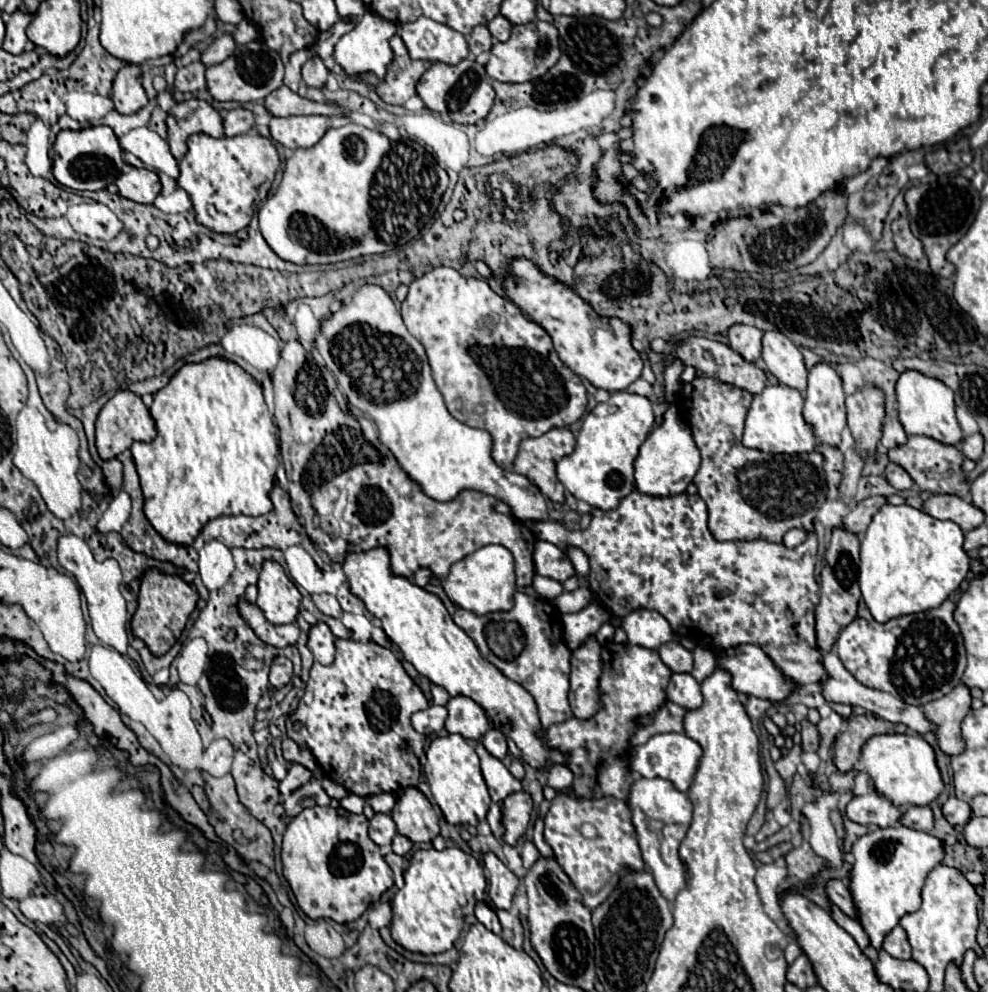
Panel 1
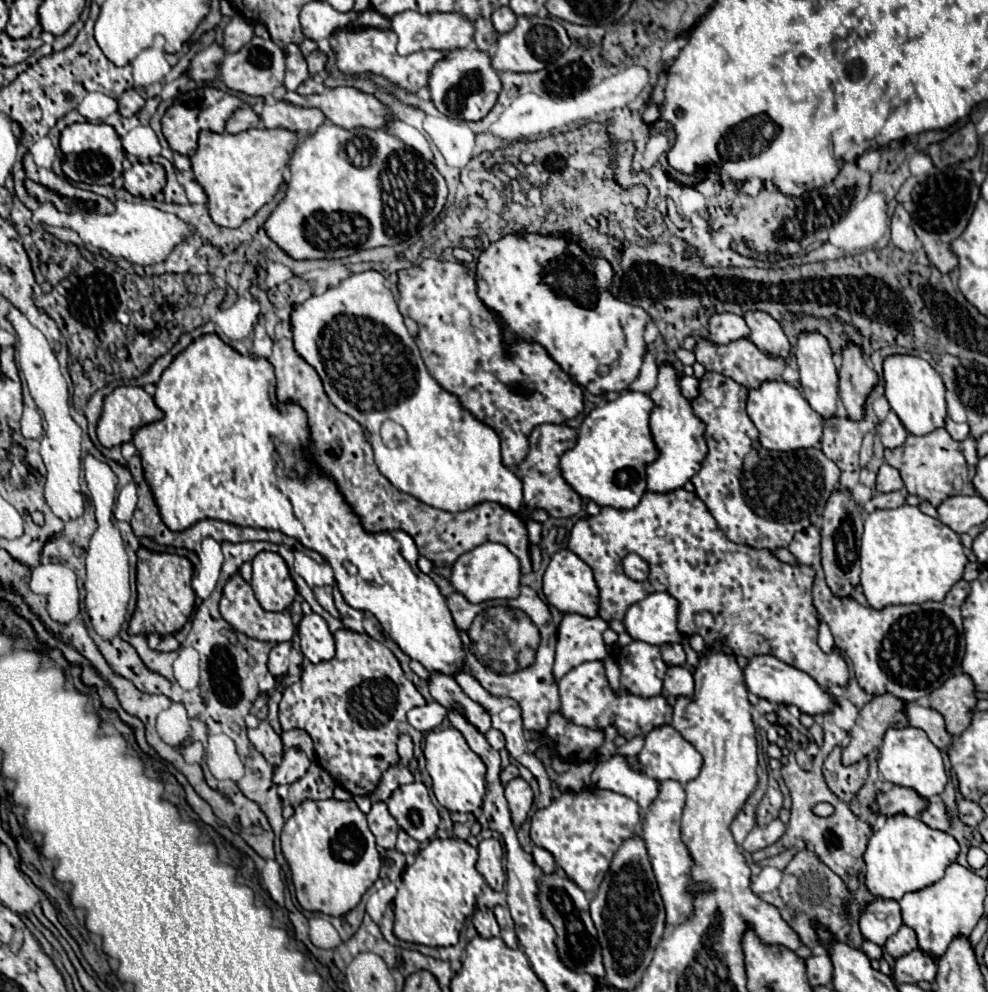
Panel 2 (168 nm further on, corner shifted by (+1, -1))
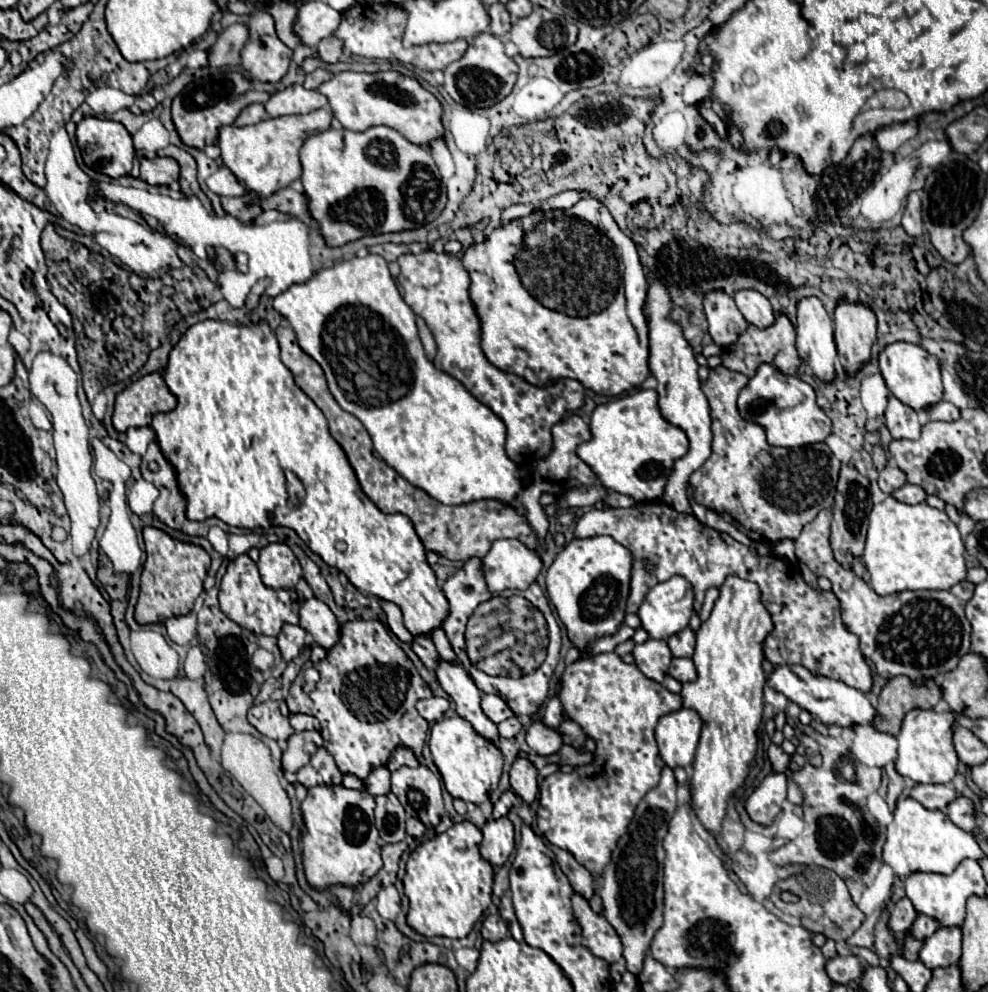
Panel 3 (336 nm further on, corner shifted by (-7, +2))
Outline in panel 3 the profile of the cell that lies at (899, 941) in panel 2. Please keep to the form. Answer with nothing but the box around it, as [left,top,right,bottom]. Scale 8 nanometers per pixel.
[910,915,940,941]

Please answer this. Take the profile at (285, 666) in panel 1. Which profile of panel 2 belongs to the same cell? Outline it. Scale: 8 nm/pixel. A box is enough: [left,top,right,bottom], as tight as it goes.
[268,642,292,676]

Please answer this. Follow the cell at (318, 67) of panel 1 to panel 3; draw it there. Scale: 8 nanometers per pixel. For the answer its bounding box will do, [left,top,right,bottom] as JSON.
[318,37,342,63]

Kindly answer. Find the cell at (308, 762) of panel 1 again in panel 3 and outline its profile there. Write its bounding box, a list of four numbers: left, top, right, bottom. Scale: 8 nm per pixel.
[290,715,320,731]

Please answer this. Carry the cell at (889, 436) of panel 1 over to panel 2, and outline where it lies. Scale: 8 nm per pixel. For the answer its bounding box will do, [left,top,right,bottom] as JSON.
[878,410,908,448]

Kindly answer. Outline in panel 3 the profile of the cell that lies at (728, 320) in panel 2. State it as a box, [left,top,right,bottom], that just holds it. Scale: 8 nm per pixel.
[704,293,748,347]

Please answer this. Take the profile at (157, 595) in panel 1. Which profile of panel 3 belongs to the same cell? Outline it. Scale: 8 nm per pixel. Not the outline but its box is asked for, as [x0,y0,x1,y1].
[136,527,210,625]

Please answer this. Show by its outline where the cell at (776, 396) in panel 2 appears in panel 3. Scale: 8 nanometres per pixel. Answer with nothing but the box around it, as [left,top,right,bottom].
[738,365,832,447]

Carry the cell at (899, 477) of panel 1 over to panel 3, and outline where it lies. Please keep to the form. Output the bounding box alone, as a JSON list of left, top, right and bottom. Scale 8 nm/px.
[878,463,906,495]

